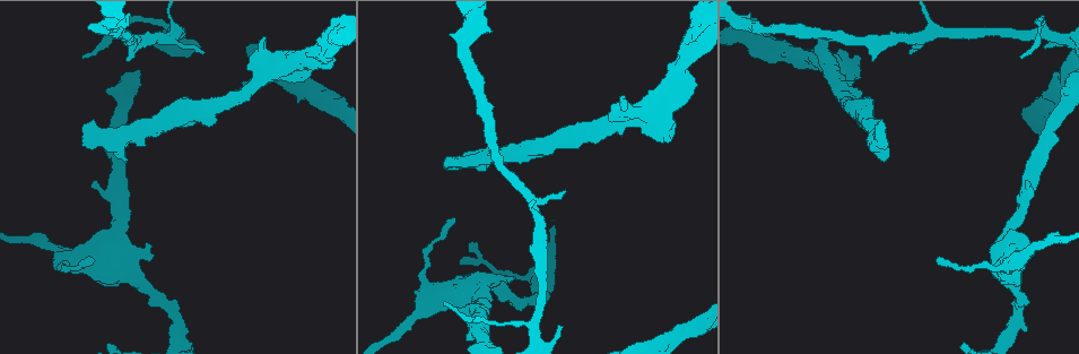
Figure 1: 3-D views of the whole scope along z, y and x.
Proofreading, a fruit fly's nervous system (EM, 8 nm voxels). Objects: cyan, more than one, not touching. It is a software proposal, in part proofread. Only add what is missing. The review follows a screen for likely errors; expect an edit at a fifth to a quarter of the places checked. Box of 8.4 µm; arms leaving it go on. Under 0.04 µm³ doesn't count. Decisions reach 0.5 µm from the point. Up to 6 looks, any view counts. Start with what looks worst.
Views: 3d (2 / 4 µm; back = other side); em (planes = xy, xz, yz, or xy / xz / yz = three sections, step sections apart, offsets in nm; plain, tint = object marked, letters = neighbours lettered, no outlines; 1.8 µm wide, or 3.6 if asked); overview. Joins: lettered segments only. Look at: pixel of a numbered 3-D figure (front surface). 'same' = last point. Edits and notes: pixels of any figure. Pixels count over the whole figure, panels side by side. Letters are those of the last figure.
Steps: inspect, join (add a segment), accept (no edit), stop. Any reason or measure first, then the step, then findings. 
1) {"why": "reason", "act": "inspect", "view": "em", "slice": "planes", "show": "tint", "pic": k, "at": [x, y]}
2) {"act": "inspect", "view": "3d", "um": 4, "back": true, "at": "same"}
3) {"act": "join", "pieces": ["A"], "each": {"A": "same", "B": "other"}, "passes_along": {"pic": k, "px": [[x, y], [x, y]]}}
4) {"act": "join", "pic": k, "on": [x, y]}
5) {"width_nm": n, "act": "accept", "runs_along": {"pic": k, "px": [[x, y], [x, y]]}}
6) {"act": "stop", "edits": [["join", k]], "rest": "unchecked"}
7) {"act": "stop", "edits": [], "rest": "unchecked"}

{"why": "an open end", "act": "inspect", "view": "em", "slice": "planes", "show": "letters", "pic": 1, "at": [1045, 47]}

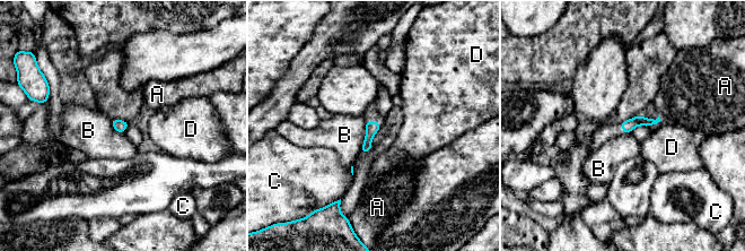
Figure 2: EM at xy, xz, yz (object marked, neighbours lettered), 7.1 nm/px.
{"act": "accept", "each": {"A": "other", "B": "other", "C": "other", "D": "other"}, "border": {"pic": 2, "px": [[366, 122], [366, 137], [359, 152]]}, "found": "none of them fits"}

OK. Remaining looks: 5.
{"why": "branch stops here", "act": "inspect", "view": "em", "slice": "yz", "step": 4, "show": "letters", "pic": 1, "at": [882, 123]}

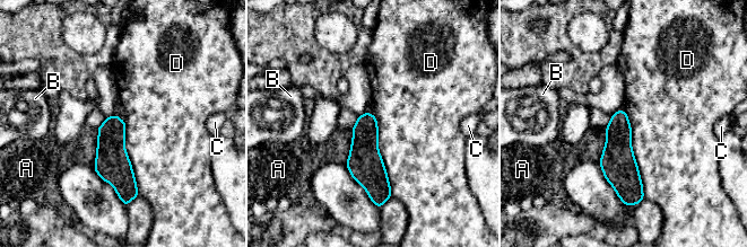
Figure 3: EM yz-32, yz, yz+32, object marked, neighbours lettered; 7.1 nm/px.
{"act": "inspect", "view": "em", "slice": "planes", "show": "letters", "at": "same"}

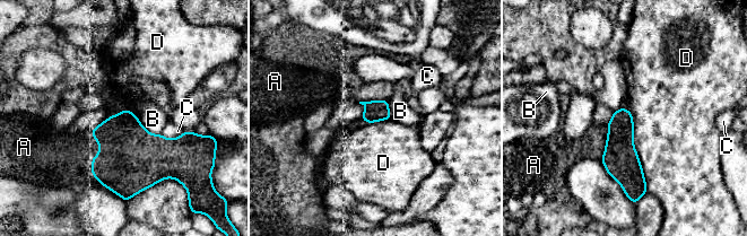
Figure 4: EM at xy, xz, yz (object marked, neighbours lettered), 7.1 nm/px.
{"act": "join", "pic": 4, "on": [591, 145], "each": {"A": "same", "B": "other", "C": "other", "D": "other"}, "passes_along": {"pic": 4, "px": [[620, 160], [606, 142], [591, 145]]}, "found": "it goes on there"}

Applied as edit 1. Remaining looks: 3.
{"why": "see it whole again", "act": "inspect", "view": "overview"}

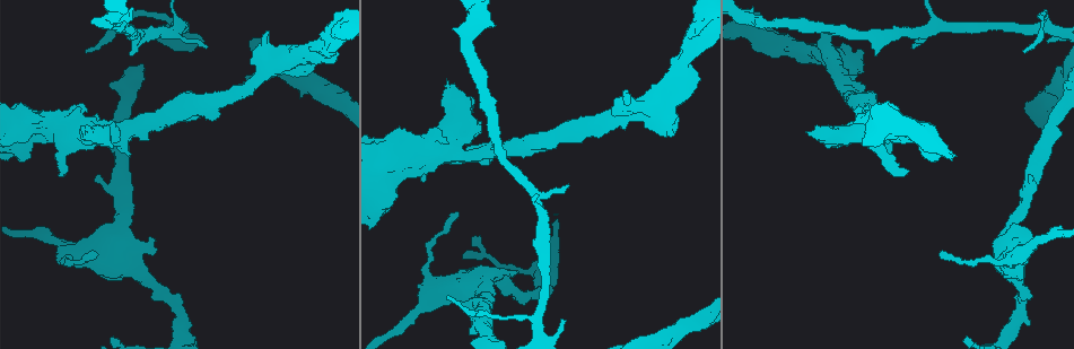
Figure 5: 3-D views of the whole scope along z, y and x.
{"act": "inspect", "view": "3d", "um": 4, "pic": 5, "at": [87, 51]}

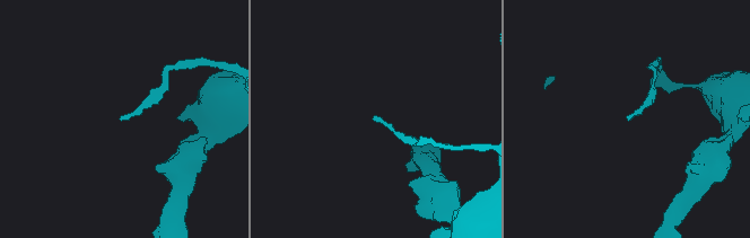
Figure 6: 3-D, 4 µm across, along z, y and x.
{"act": "inspect", "view": "em", "slice": "planes", "show": "letters", "pic": 6, "at": [628, 117]}

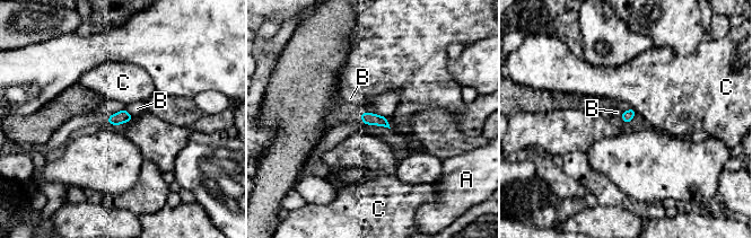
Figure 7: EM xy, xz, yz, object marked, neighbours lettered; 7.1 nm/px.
{"width_nm": 80, "act": "accept", "each": {"A": "other", "B": "other", "C": "other"}, "found": "no lettered segment goes on from it"}

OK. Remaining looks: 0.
{"act": "stop", "edits": [["join", 4]], "rest": "unchecked"}

